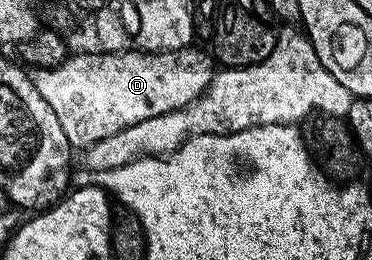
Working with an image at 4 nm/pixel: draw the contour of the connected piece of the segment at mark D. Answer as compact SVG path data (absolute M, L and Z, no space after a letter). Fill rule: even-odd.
M195 46L175 52L135 51L71 54L56 68L34 69L37 90L49 102L53 114L57 114L57 122L61 122L61 130L65 130L72 149L86 150L99 140L125 130L125 126L137 126L145 118L183 108L207 90L217 71L212 57L198 52Z

